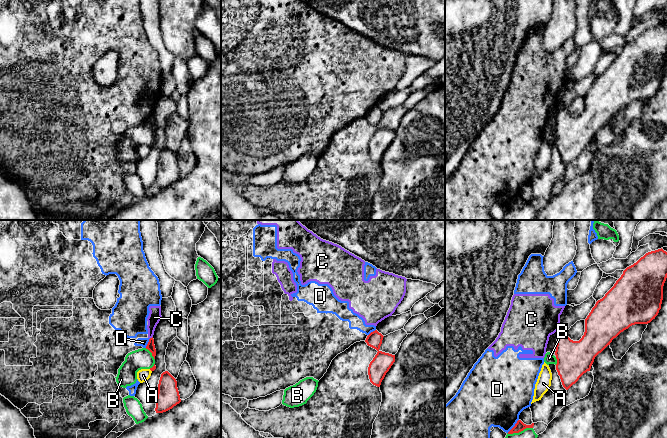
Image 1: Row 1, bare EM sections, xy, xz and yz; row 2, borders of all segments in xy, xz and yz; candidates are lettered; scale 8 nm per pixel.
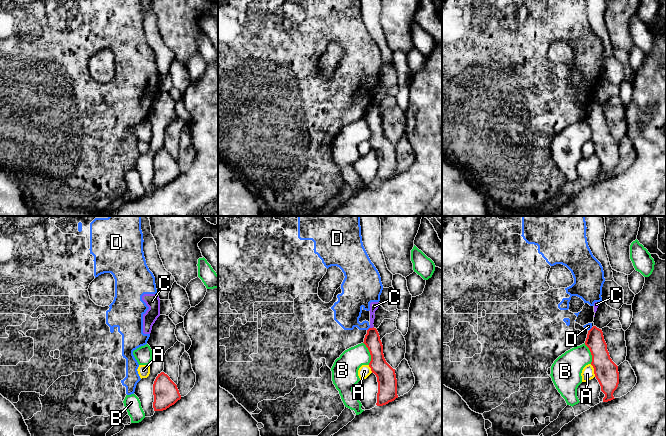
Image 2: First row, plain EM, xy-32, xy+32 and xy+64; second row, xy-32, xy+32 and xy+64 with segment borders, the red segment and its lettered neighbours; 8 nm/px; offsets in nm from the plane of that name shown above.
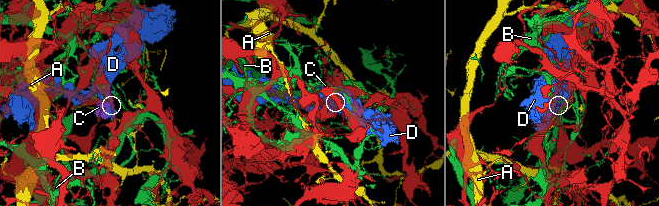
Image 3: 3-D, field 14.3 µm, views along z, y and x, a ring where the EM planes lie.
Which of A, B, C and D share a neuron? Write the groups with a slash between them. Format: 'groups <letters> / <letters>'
groups A / B / C D

